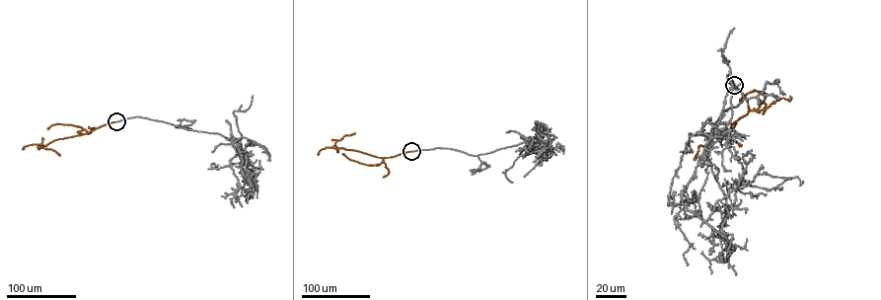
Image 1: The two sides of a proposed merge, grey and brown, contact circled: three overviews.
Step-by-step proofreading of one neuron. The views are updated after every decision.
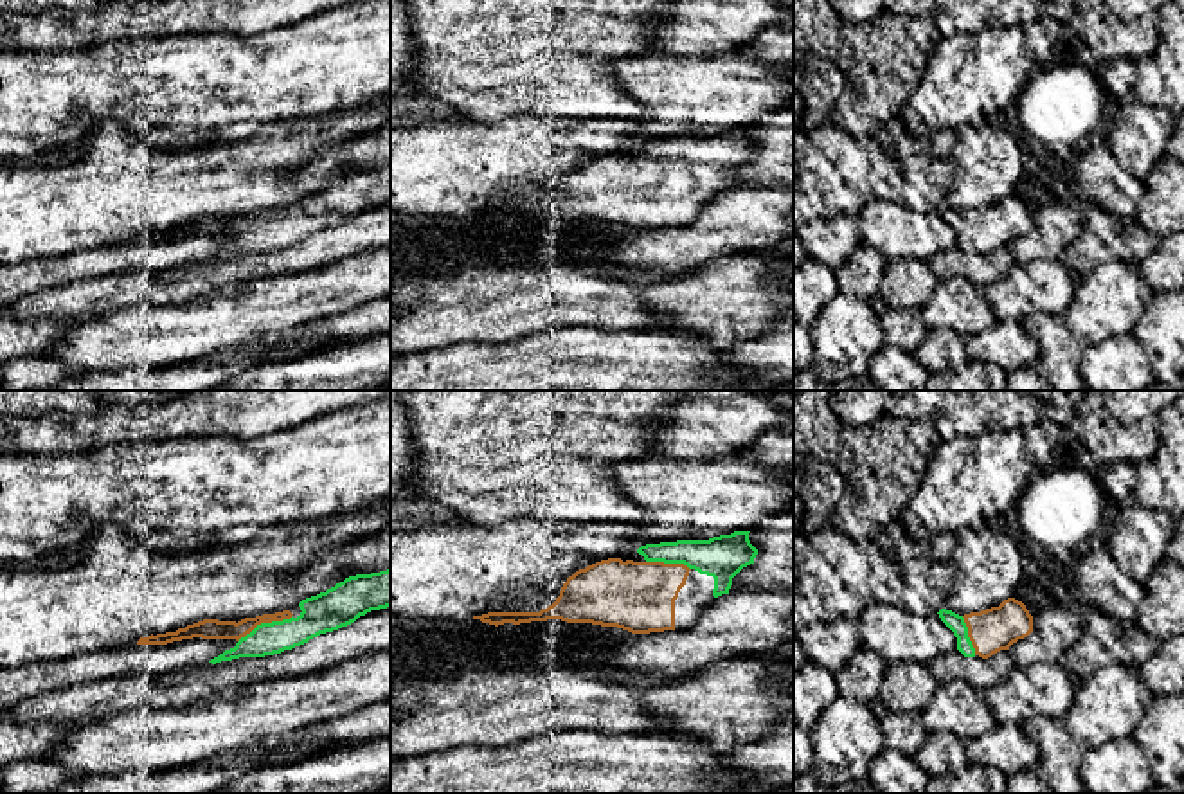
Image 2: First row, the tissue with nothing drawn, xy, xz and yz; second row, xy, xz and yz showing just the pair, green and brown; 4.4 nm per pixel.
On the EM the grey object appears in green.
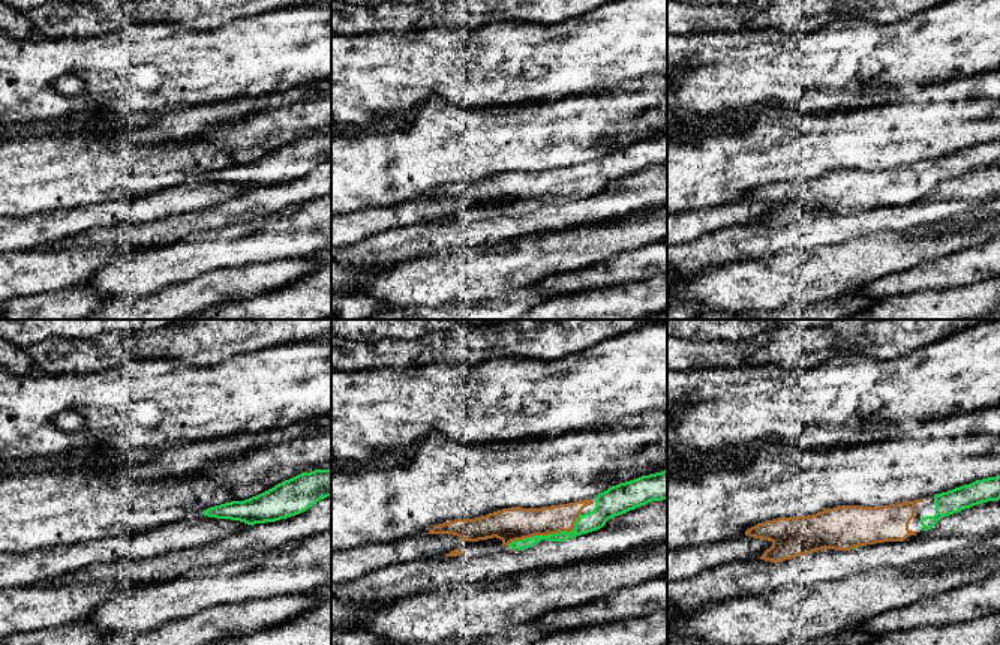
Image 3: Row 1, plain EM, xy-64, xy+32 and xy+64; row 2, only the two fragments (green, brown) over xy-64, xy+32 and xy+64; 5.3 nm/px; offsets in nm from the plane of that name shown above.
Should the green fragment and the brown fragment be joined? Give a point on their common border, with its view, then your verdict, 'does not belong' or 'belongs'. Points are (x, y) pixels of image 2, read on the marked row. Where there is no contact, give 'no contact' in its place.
contact xy (265, 623); belongs

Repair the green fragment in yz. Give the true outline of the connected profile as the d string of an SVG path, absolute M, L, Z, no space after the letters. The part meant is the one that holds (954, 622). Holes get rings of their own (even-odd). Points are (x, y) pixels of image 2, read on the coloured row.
M1015 598L1004 600L999 607L964 616L946 609L937 614L957 637L957 650L964 657L988 659L1000 650L1009 650L1013 643L1033 632L1033 616Z

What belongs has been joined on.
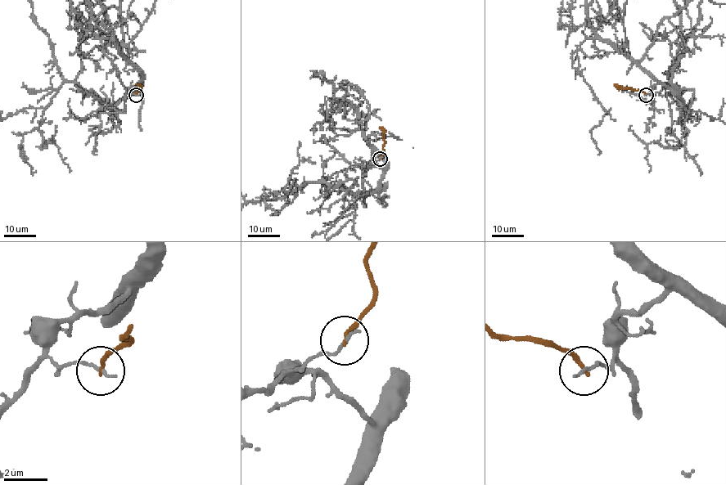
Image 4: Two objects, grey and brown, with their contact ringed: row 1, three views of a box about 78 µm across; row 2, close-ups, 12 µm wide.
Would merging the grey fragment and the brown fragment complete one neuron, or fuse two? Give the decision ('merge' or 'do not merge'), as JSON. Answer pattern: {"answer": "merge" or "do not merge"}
{"answer": "do not merge"}

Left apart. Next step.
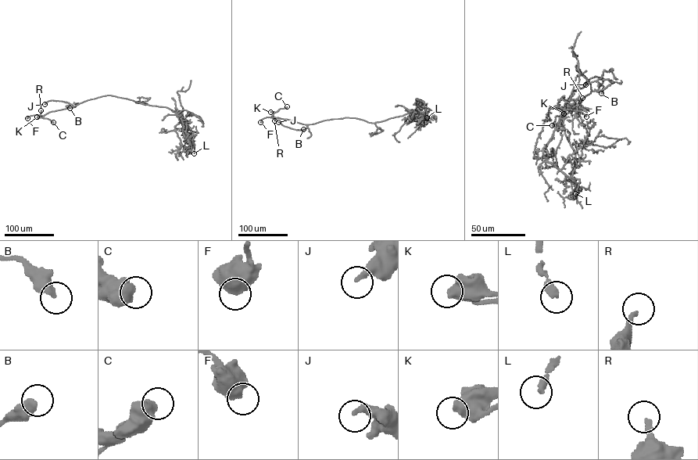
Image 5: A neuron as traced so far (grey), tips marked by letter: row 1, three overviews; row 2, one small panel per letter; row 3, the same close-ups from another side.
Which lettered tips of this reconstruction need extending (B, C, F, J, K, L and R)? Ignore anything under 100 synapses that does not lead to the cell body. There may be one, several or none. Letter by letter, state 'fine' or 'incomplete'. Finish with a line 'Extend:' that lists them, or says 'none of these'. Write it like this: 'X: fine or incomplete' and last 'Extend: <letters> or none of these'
B: fine
C: fine
F: fine
J: fine
K: fine
L: incomplete
R: fine
Extend: L

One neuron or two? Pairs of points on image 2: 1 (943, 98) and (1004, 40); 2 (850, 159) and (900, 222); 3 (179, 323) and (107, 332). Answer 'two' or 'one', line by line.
1: one
2: two
3: one

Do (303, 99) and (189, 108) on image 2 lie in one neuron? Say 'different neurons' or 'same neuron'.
same neuron

